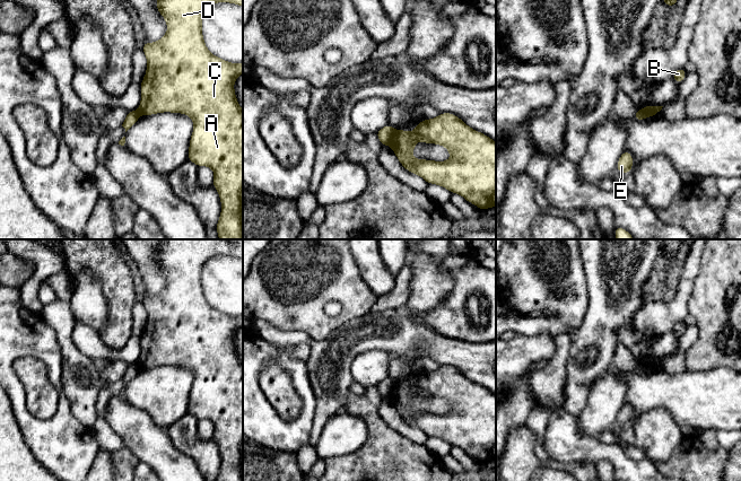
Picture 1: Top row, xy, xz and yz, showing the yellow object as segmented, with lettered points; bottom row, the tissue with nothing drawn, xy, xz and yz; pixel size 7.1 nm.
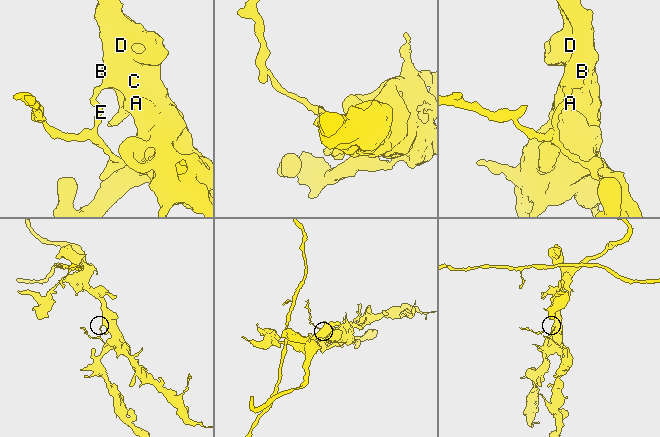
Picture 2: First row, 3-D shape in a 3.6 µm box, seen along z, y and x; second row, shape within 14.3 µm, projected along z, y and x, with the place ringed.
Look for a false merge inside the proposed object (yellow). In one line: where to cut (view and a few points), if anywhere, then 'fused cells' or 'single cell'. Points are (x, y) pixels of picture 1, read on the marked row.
xz (395, 131), (390, 145) | fused cells

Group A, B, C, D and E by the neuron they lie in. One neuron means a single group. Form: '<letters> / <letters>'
A B C D / E

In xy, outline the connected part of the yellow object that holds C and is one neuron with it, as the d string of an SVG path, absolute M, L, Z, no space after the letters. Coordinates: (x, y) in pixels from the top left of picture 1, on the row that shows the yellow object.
M157 0L157 10L166 20L167 33L157 42L145 41L147 71L140 84L138 112L154 115L171 112L190 116L194 129L188 159L213 170L212 186L219 192L221 212L216 229L219 239L243 239L243 110L234 84L243 73L243 62L232 63L213 55L202 36L202 15L217 2L243 7L243 0Z

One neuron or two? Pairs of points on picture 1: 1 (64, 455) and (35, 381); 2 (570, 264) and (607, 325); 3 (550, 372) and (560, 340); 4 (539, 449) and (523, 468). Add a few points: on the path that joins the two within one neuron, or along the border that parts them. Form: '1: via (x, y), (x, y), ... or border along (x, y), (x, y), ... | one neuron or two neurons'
1: border along (59, 392), (50, 417), (27, 410) | two neurons
2: border along (582, 268), (589, 297), (583, 320) | two neurons
3: via (557, 364), (560, 348) | one neuron
4: border along (529, 428), (535, 436), (534, 454), (545, 464) | two neurons

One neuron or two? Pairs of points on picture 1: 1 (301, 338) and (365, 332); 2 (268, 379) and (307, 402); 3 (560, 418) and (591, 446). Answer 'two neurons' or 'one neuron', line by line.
1: one neuron
2: two neurons
3: one neuron

